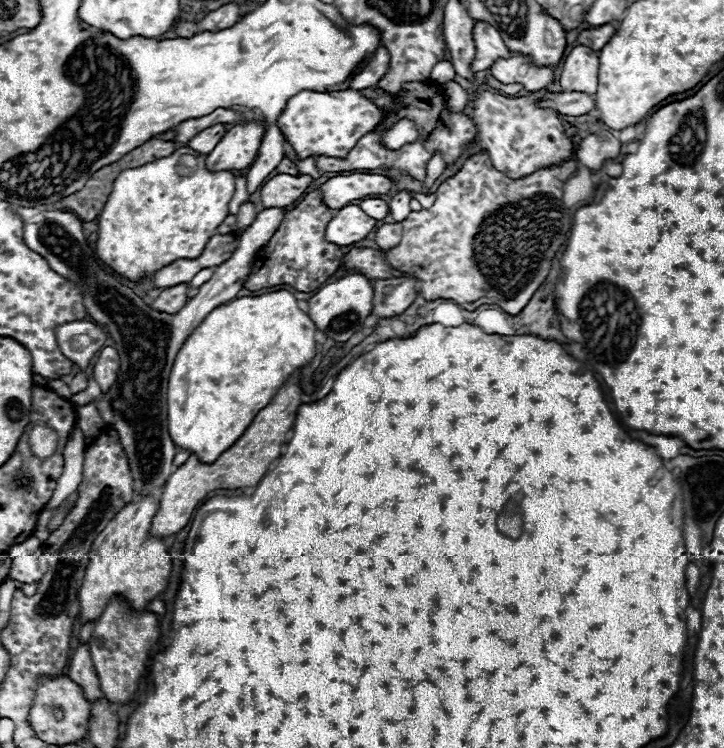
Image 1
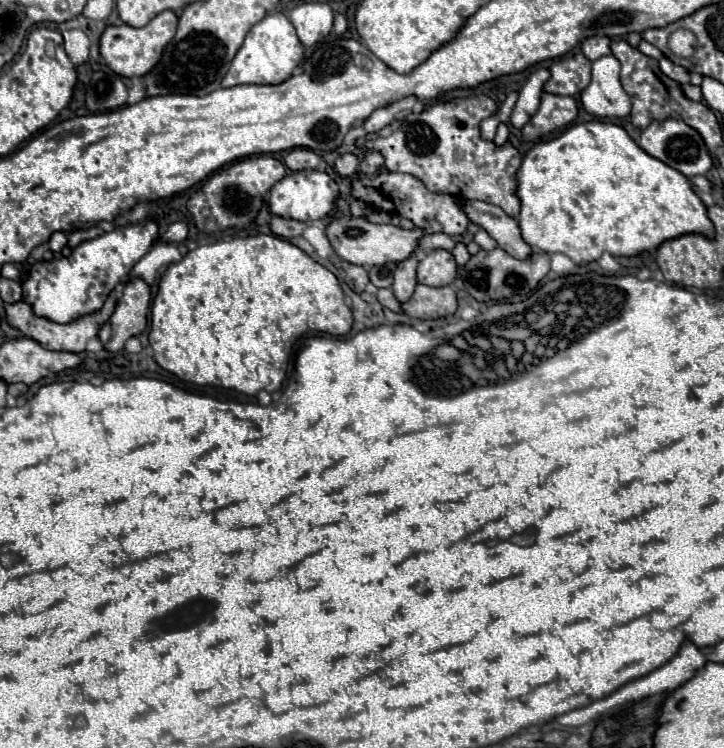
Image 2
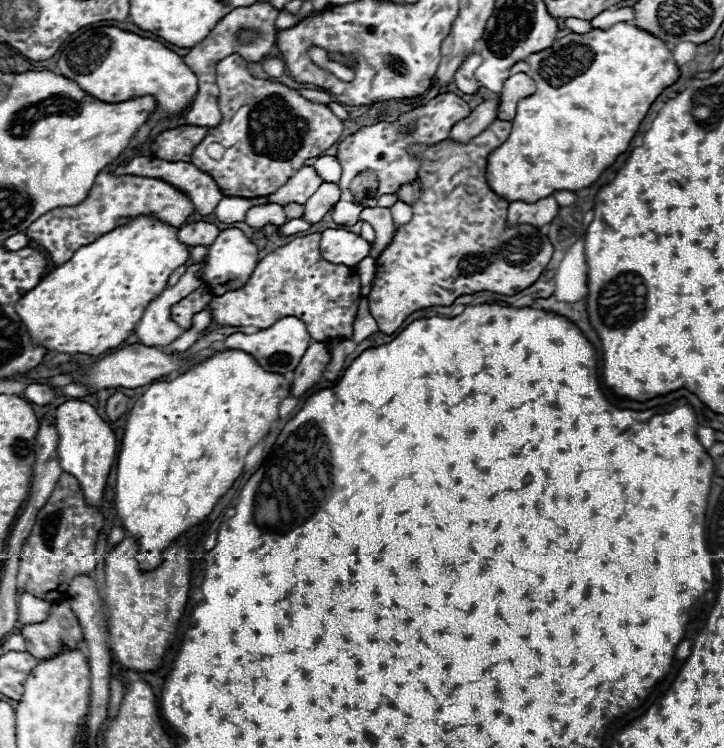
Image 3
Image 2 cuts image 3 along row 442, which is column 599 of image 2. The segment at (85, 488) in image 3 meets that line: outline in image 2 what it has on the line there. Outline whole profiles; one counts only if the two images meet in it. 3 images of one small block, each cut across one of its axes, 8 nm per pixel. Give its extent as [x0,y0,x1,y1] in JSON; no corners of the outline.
[582,56,630,118]

